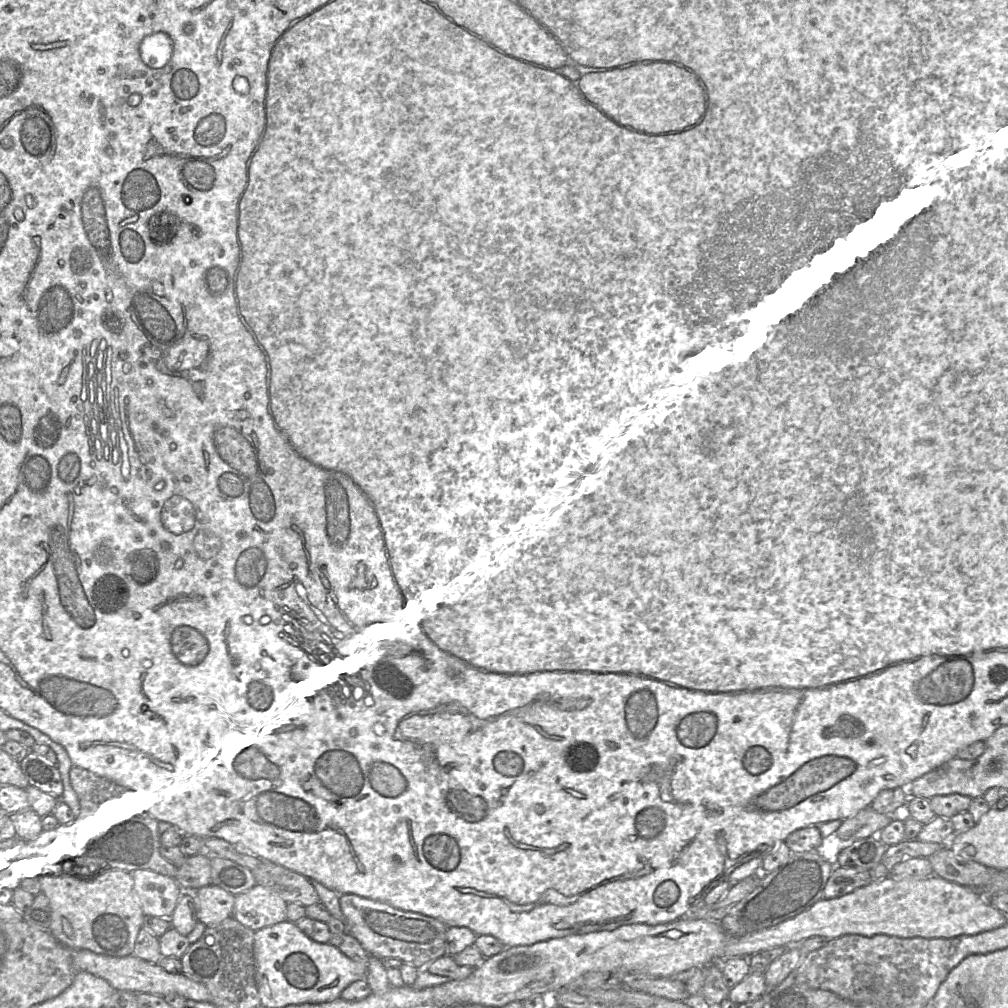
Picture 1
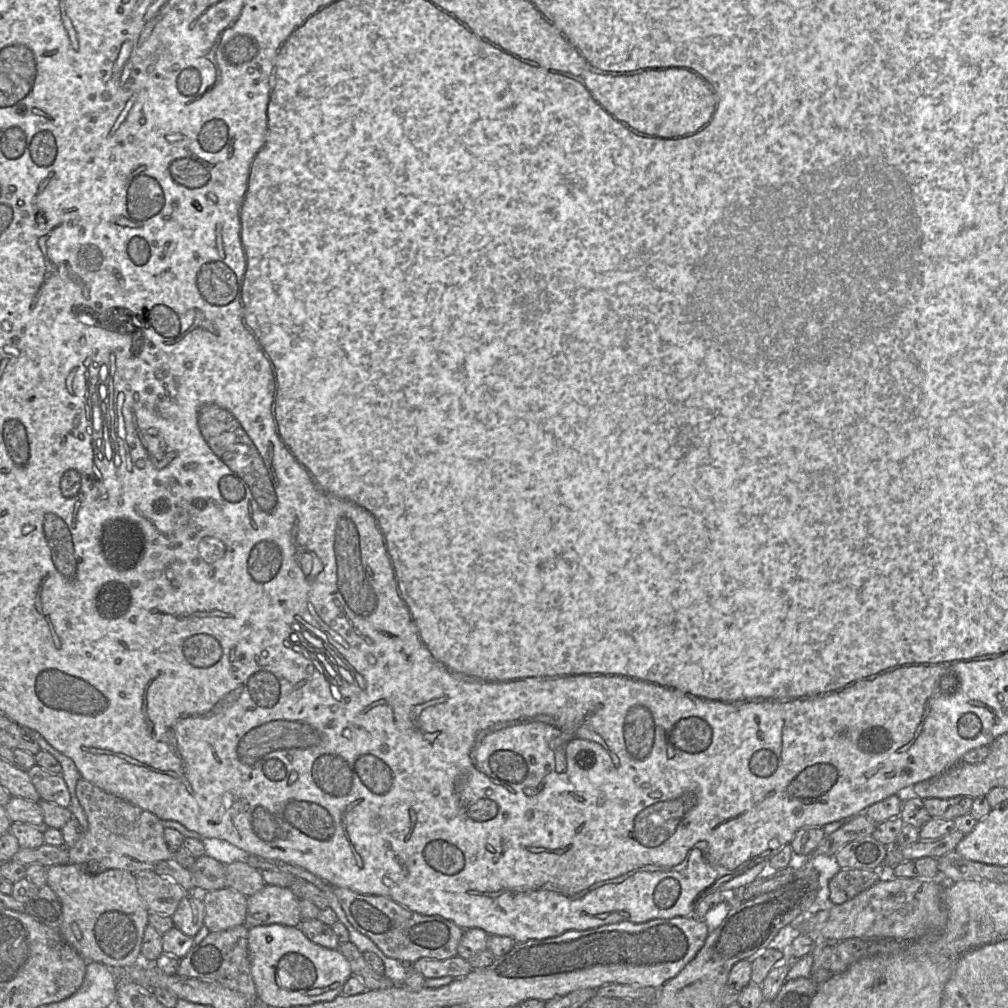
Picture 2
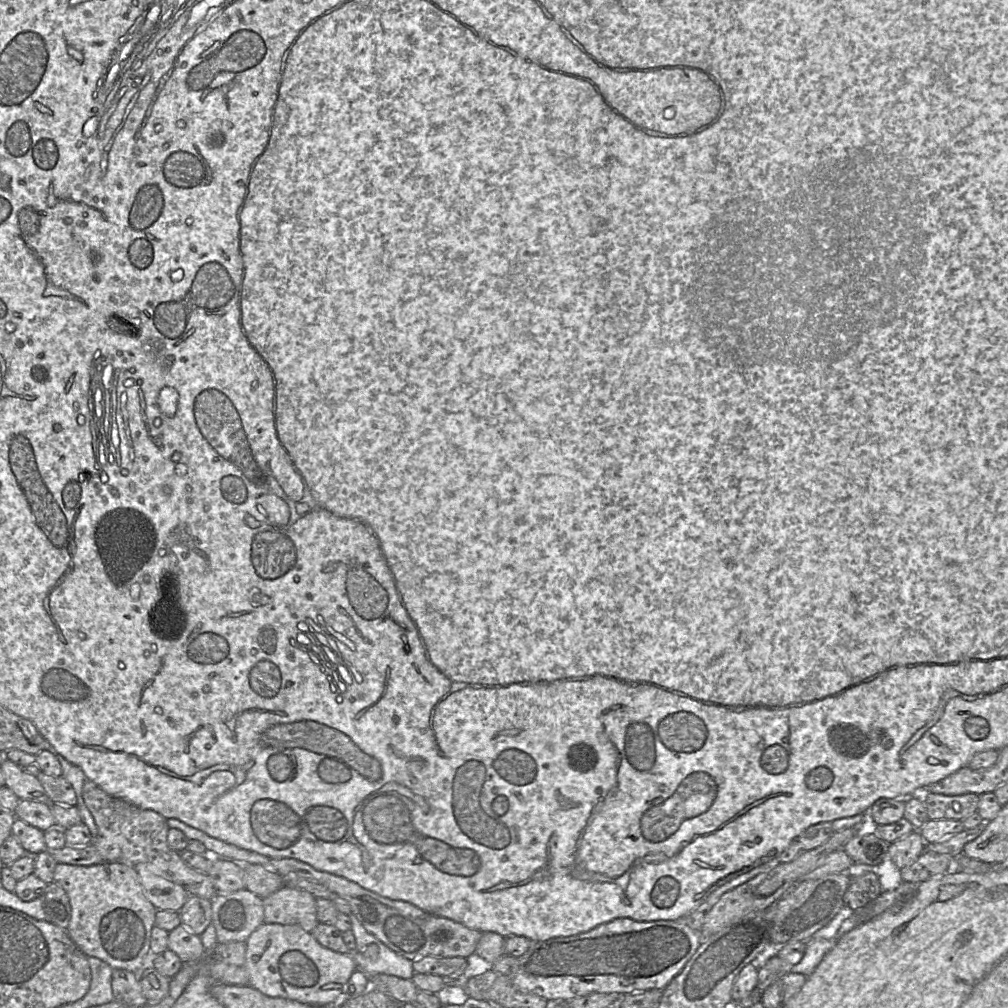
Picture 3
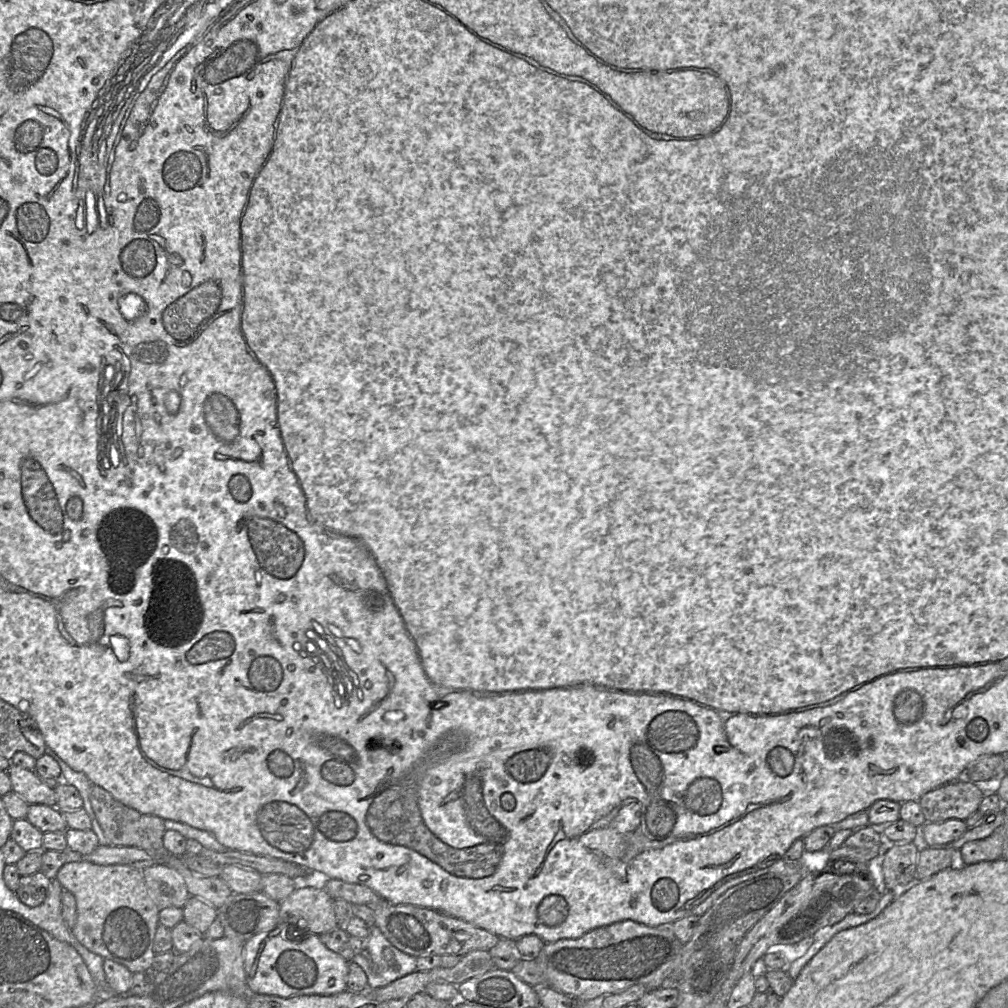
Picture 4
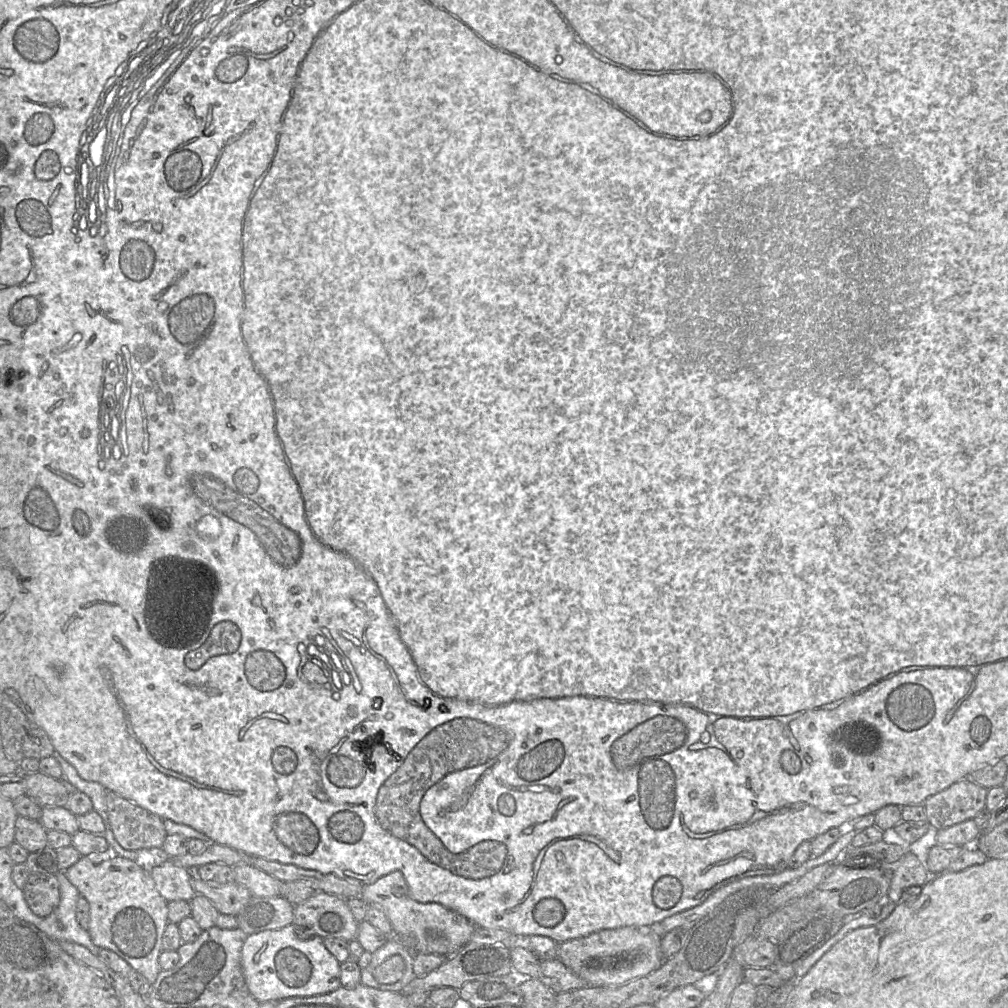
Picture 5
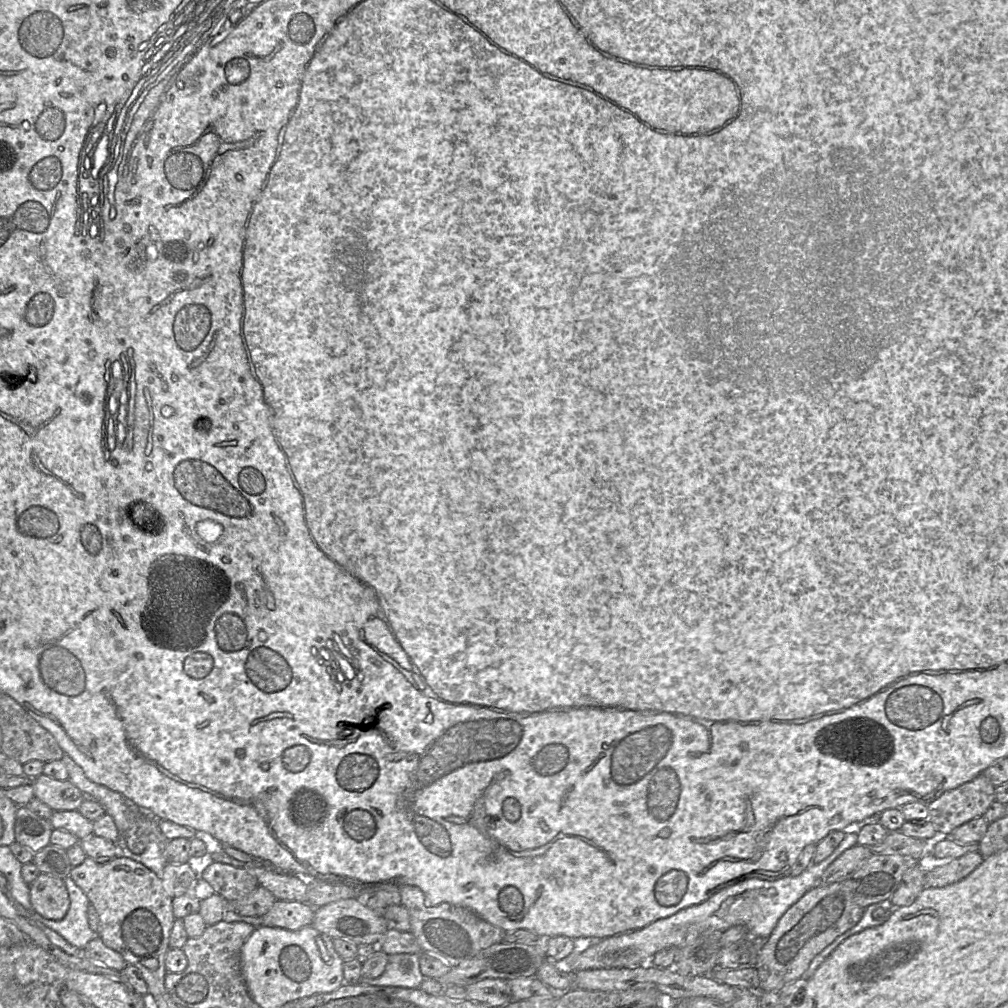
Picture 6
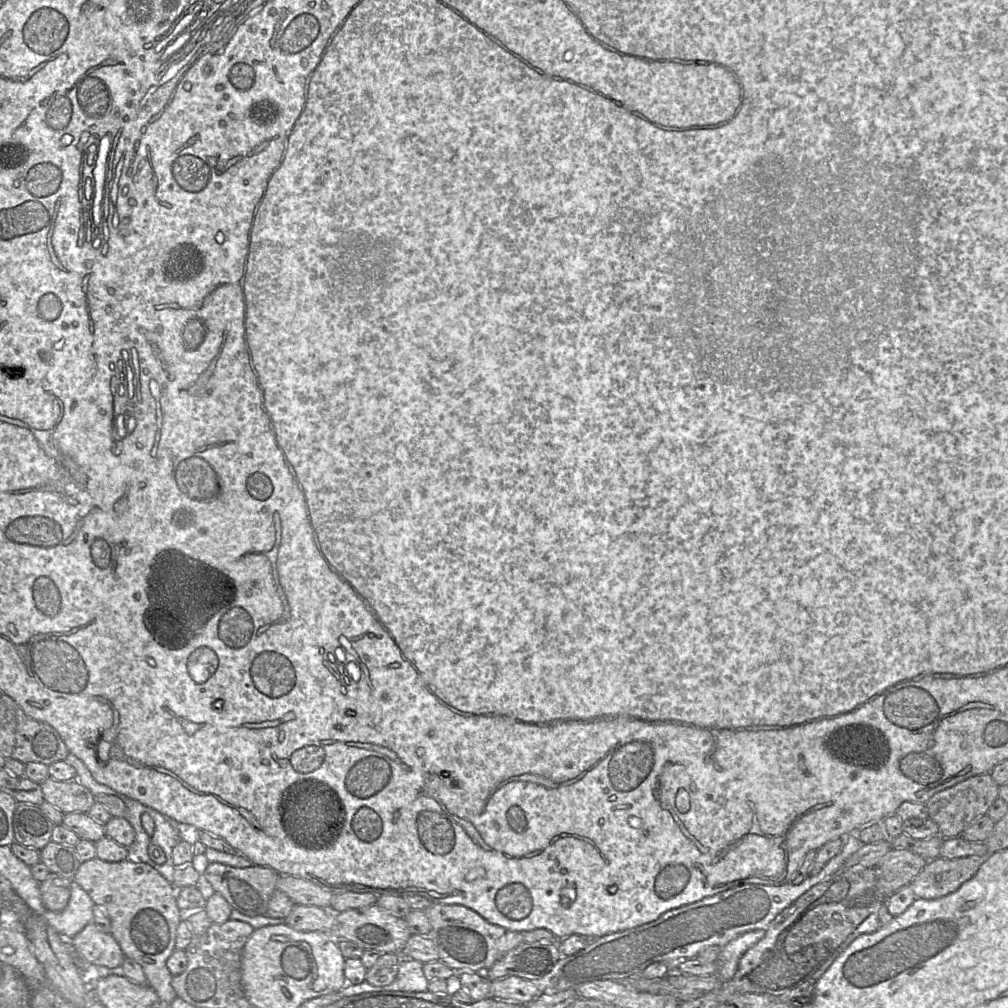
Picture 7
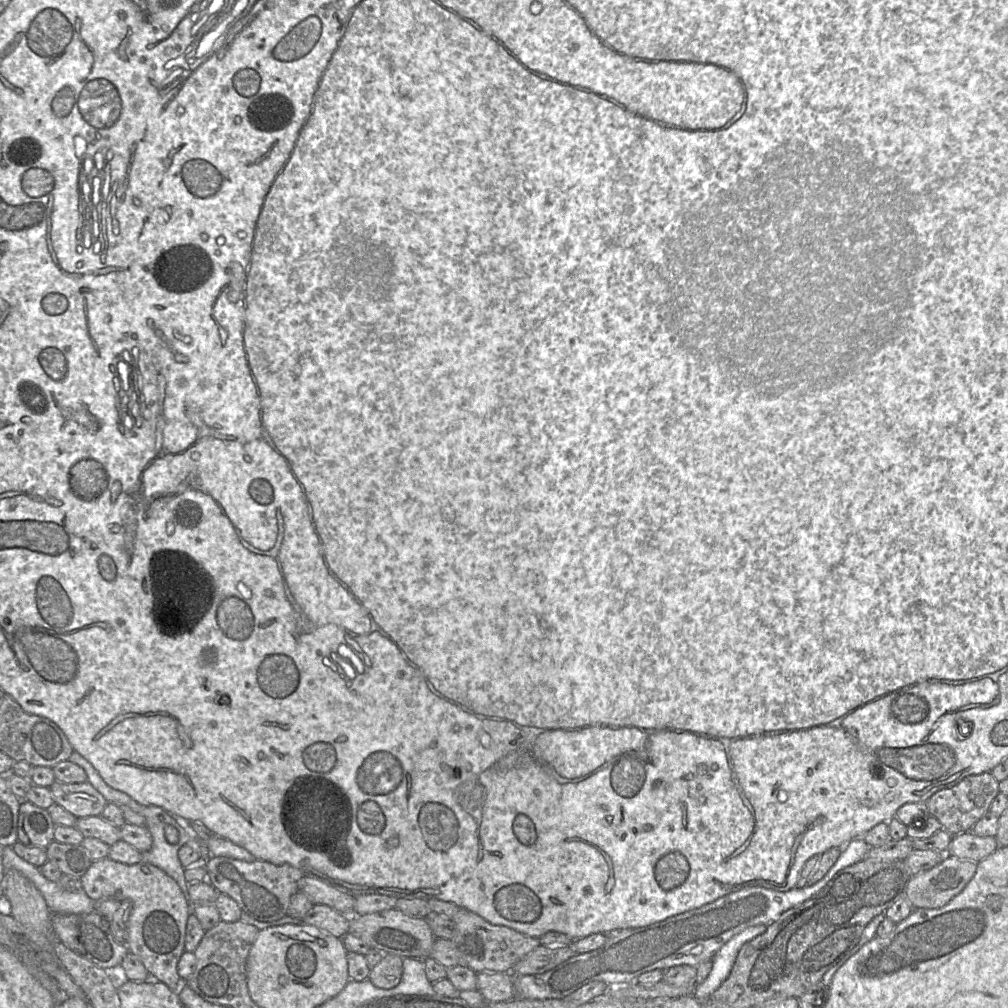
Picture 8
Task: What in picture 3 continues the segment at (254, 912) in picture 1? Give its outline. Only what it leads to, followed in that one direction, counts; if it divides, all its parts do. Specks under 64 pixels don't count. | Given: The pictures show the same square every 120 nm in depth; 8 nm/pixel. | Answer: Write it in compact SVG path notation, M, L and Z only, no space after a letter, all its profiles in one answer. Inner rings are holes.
M285 885L262 900L265 924L298 925L307 933L319 924L316 898L307 891Z

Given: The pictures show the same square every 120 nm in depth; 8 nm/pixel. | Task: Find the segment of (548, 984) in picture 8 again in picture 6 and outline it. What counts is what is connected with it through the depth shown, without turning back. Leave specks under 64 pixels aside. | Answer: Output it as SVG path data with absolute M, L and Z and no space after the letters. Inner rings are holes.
M856 828L843 831L845 837L832 854L820 863L811 863L798 876L786 876L773 881L757 878L742 880L722 889L700 904L684 908L666 918L658 919L644 928L617 934L592 945L580 945L568 957L560 962L555 962L555 964L559 970L572 974L594 969L634 969L648 965L646 964L648 962L650 964L651 957L662 949L668 947L682 949L708 929L724 932L732 926L745 927L748 936L754 937L753 943L763 945L782 915L808 890L814 887L814 883L829 865L845 850L858 844Z

